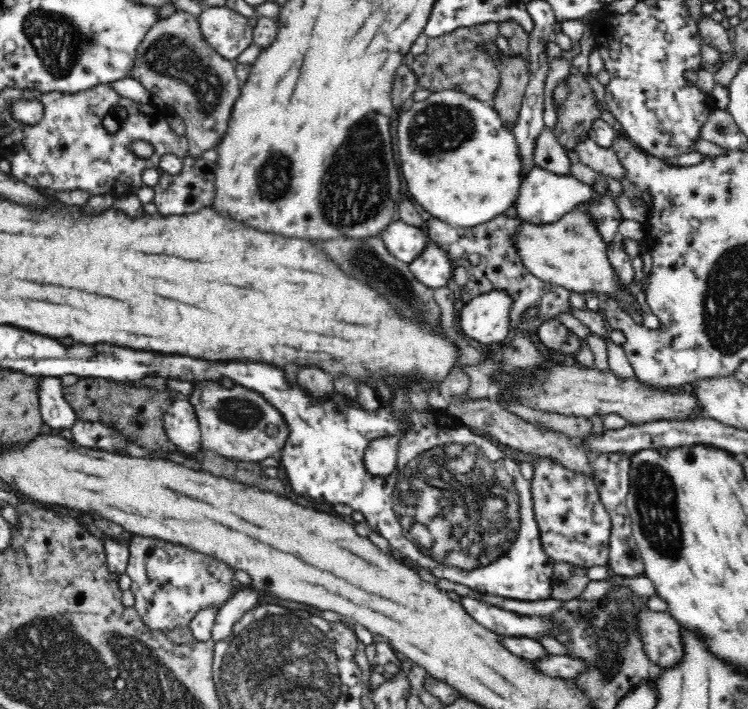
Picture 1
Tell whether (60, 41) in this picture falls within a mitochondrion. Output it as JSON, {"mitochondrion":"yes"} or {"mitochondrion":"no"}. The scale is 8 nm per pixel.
{"mitochondrion":"yes"}

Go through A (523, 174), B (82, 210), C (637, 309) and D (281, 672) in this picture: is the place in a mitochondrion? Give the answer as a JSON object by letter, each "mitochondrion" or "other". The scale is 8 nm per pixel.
{"A":"other","B":"other","C":"other","D":"mitochondrion"}

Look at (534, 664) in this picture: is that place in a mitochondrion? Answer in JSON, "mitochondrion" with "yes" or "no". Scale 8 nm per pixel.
{"mitochondrion":"no"}

